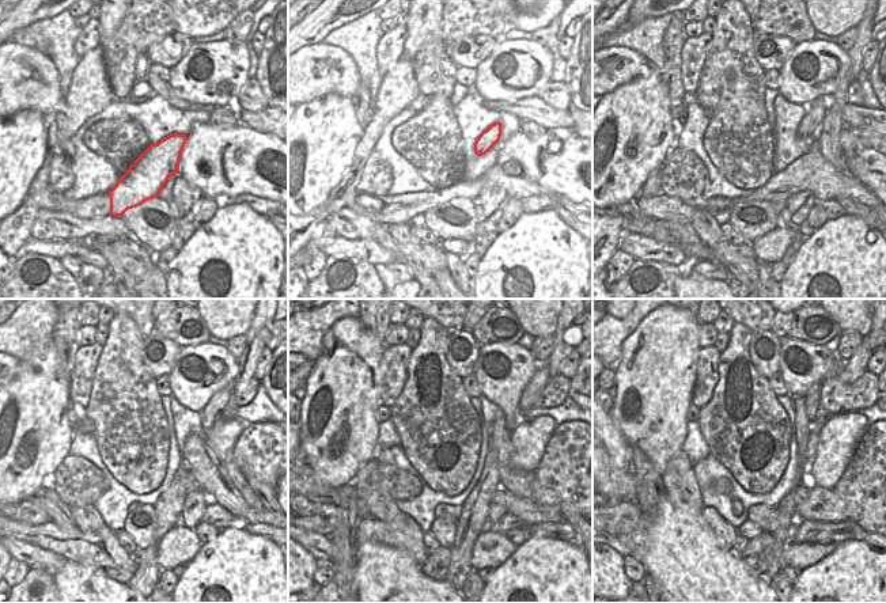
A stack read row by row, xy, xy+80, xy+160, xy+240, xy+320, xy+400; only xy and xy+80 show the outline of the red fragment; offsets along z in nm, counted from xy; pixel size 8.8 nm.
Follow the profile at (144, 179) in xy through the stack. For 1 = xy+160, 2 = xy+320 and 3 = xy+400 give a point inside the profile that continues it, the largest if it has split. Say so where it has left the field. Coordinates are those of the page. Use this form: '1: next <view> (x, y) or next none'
1: next xy+160 (820, 107)
2: next xy+320 (534, 387)
3: next xy+400 (855, 367)

